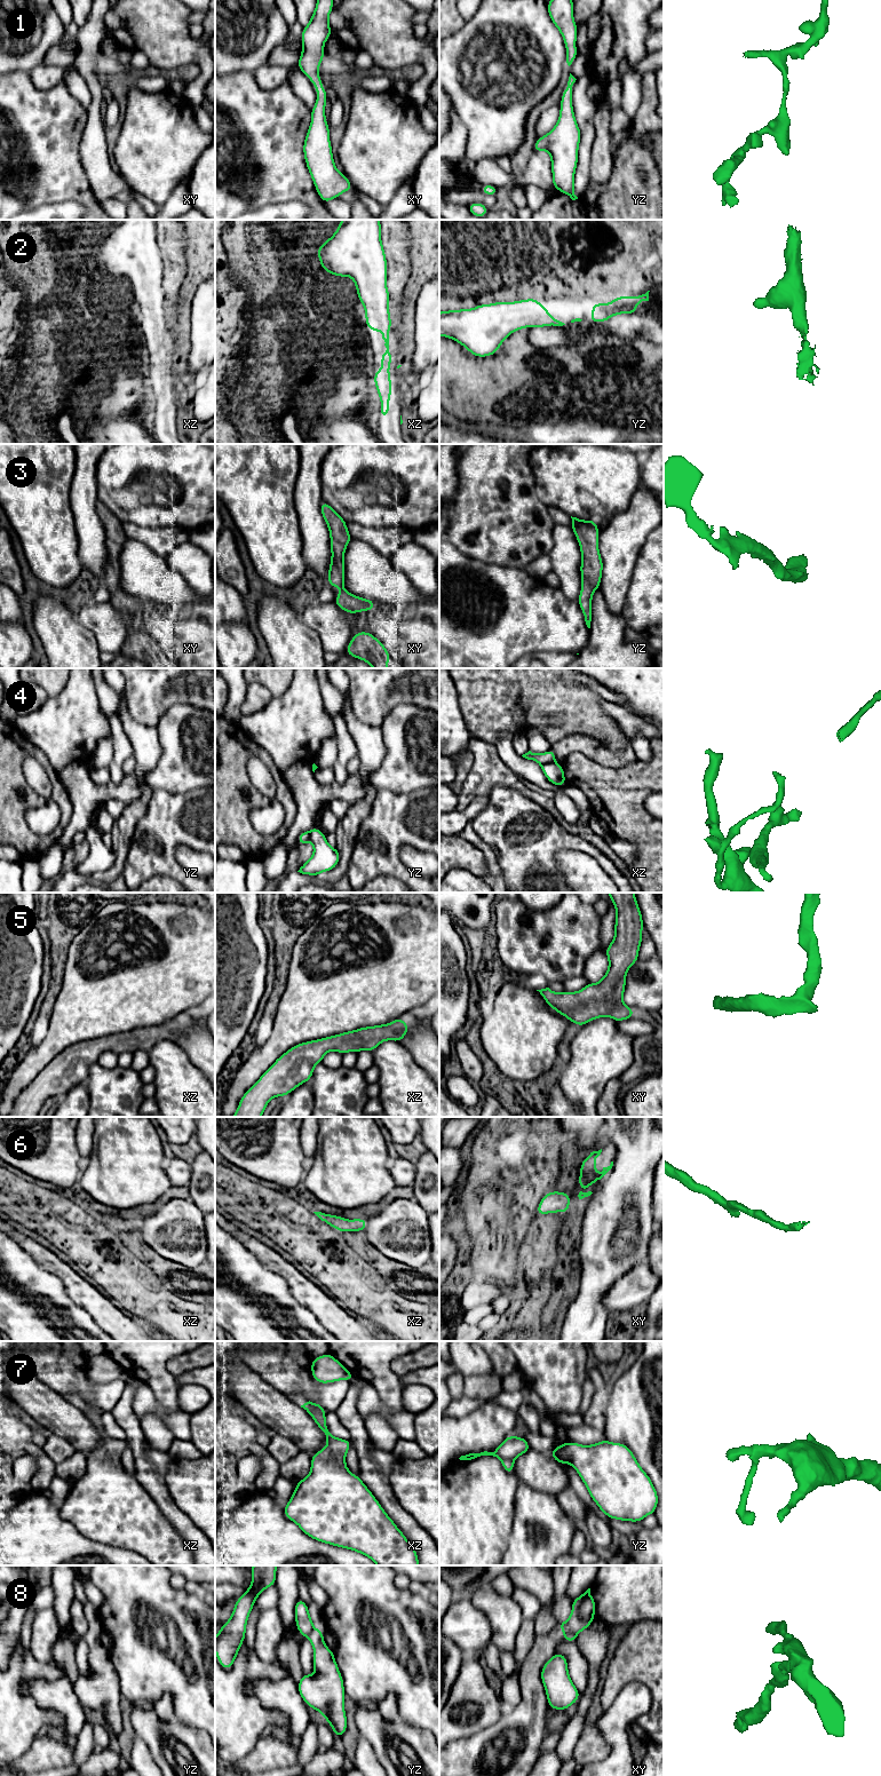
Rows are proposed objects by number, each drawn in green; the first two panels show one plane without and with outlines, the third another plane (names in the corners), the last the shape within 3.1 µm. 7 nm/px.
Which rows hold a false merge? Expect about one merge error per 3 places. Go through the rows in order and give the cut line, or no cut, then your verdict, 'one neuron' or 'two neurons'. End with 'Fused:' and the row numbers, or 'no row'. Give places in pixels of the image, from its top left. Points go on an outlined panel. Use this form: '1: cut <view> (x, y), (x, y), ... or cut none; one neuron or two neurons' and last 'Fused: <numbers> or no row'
1: cut none; one neuron
2: cut none; one neuron
3: cut none; one neuron
4: cut xz (553, 761), (545, 762), (541, 766); two neurons
5: cut none; one neuron
6: cut none; one neuron
7: cut yz (500, 1459), (510, 1459), (513, 1461); two neurons
8: cut xy (564, 1633), (574, 1635); two neurons
Fused: 4, 7, 8

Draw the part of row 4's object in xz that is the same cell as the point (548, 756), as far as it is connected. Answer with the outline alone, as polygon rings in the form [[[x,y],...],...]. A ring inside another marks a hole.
[[[551,748],[546,753],[532,753],[531,751],[529,751],[527,753],[522,755],[523,758],[527,759],[527,760],[532,760],[535,761],[538,763],[540,763],[541,766],[548,762],[554,762],[555,761],[555,751]]]

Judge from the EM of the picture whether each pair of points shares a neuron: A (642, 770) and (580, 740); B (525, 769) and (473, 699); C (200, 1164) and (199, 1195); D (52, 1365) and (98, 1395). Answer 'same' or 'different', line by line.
A: different
B: different
C: same
D: same

